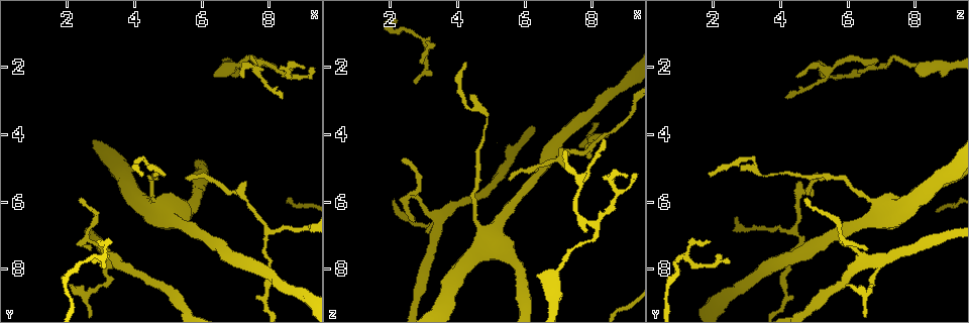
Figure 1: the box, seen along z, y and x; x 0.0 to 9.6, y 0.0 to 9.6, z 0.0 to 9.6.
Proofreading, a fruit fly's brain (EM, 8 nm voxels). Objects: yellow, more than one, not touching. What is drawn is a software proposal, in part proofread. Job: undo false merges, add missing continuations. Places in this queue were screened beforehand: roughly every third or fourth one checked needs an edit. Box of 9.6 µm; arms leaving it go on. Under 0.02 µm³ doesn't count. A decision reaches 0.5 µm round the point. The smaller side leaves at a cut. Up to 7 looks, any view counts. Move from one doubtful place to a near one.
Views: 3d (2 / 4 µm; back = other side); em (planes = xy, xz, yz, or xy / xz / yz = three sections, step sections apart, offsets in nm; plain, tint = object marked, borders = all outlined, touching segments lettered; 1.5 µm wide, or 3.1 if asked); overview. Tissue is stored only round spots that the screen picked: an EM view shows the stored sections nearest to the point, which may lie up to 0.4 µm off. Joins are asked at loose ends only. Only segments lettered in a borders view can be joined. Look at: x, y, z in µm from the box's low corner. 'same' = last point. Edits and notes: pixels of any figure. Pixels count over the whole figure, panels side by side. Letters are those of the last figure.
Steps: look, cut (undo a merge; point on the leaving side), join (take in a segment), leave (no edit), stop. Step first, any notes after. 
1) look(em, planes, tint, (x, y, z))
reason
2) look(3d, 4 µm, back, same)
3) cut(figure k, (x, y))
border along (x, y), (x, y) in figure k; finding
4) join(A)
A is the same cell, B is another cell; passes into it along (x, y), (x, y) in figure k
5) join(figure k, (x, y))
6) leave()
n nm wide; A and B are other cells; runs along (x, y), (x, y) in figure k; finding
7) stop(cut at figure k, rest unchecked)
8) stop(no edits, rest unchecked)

look(3d, 2 µm, back, (2.35, 5.95, 4.80))
branch stops here

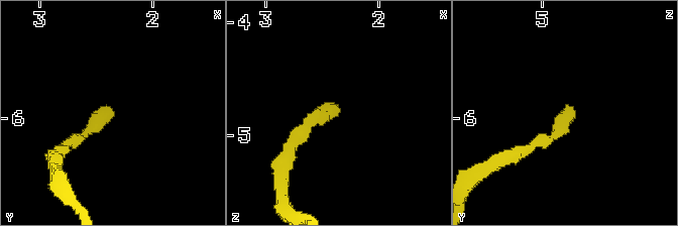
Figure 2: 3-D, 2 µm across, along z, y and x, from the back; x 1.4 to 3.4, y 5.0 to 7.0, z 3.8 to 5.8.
look(em, xz, step 4, tint, (2.40, 5.90, 4.78))

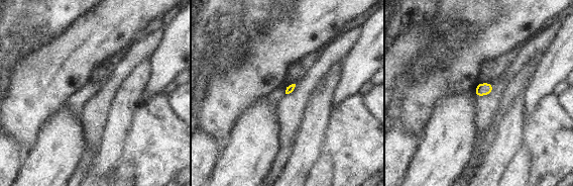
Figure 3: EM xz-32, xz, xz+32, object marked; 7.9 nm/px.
look(em, yz, step 4, borders, same)
another direction

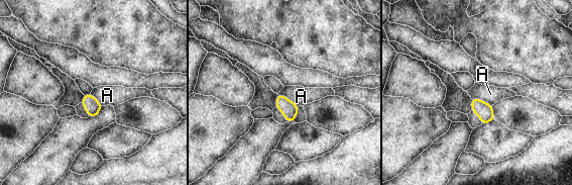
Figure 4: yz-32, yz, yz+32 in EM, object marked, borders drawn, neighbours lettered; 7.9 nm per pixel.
leave()
A is another cell; no lettered segment goes on from it

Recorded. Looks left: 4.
look(em, planes, borders, (4.85, 5.25, 3.50))
sharp bend

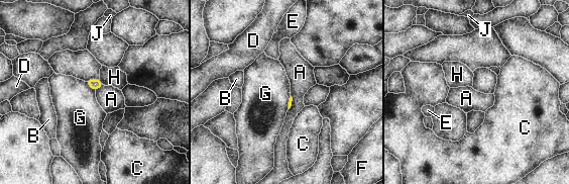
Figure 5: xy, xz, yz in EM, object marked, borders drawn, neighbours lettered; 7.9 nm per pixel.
leave()
30 nm wide; A, B, C, D, E, F, G, H and J are other cells; one cell here

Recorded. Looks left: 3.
look(3d, 2 µm, (2.85, 7.10, 1.85))
free end

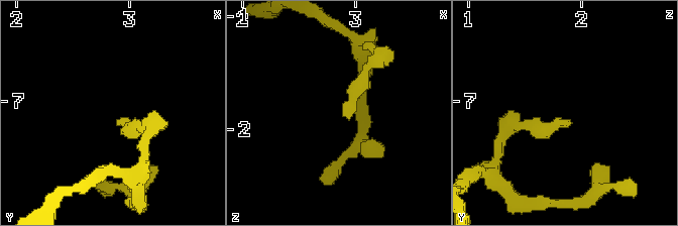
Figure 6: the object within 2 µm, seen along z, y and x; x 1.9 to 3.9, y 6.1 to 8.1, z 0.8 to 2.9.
look(em, planes, borders, (2.92, 7.18, 1.88))
need the tissue

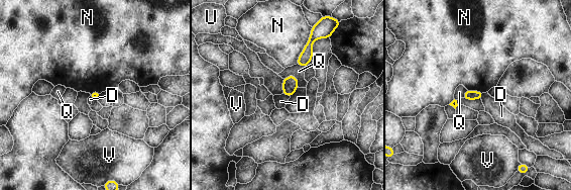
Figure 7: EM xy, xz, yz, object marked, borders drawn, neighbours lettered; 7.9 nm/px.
leave()
D, N, Q, U and V are other cells; border along (282, 93), (290, 97) in figure 7; none of them fits

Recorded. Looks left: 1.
stop(no edits, rest unchecked)

